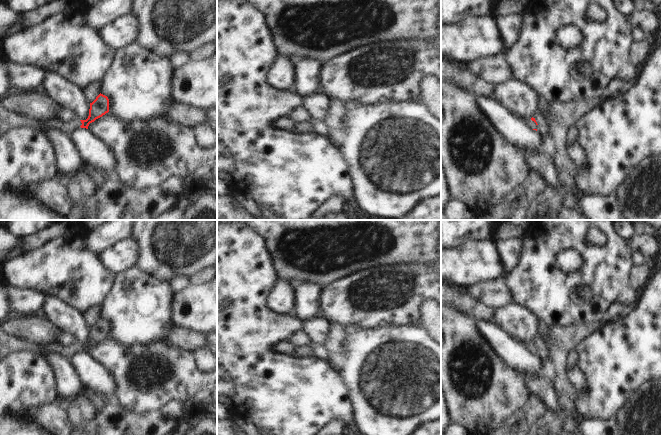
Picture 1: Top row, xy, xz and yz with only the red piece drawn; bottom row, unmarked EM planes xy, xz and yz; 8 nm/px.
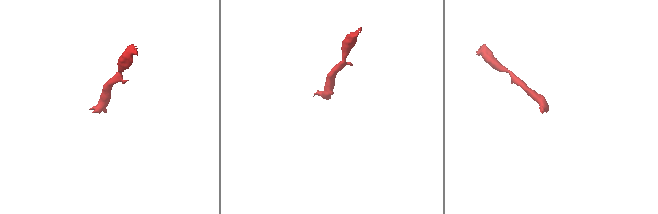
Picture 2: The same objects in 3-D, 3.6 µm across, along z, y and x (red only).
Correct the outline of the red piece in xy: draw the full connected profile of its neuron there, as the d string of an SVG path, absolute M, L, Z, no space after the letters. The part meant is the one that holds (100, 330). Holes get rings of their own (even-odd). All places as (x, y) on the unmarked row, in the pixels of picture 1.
M99 318L96 323L90 327L89 340L86 344L76 343L68 347L59 345L58 343L48 345L34 345L21 339L12 337L4 333L0 328L0 360L14 351L30 350L37 352L38 349L43 351L52 350L58 352L67 359L71 359L72 355L78 351L88 353L90 347L102 341L109 336L109 323L103 318Z

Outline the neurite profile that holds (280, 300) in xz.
M278 279L265 299L266 307L278 314L288 315L295 311L292 285L285 280Z

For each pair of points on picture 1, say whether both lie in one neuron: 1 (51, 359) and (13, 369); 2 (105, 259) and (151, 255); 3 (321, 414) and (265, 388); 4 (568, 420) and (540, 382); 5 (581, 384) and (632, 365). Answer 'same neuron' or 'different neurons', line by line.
1: different neurons
2: different neurons
3: same neuron
4: same neuron
5: different neurons

